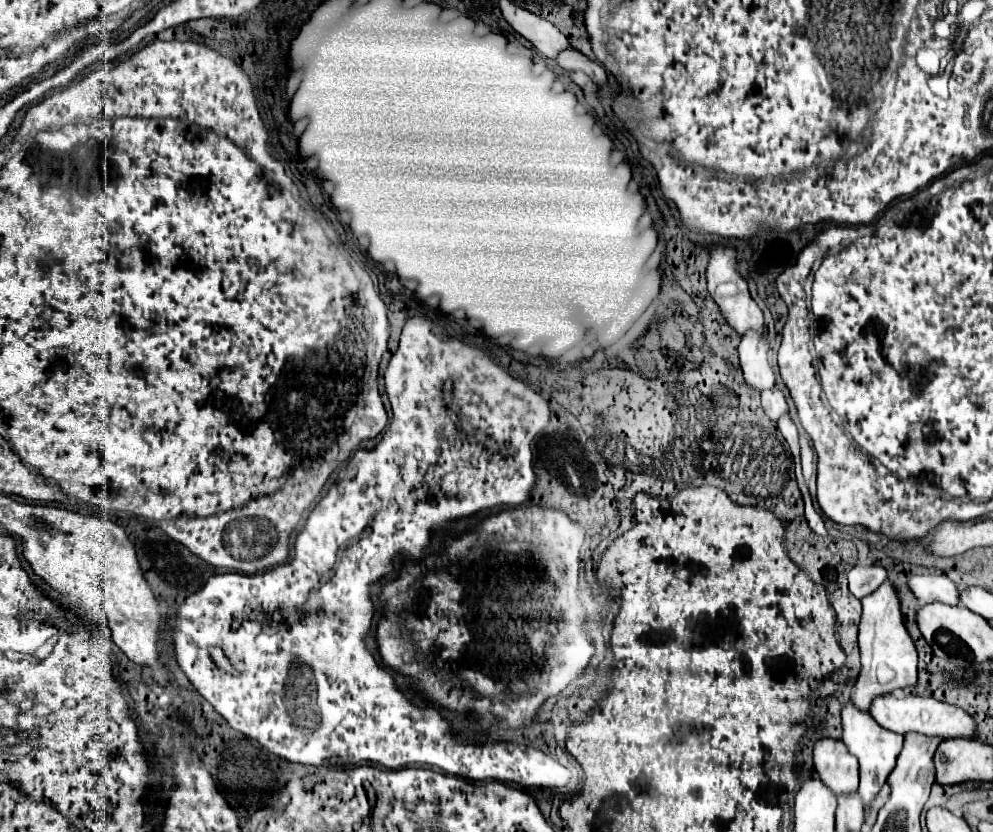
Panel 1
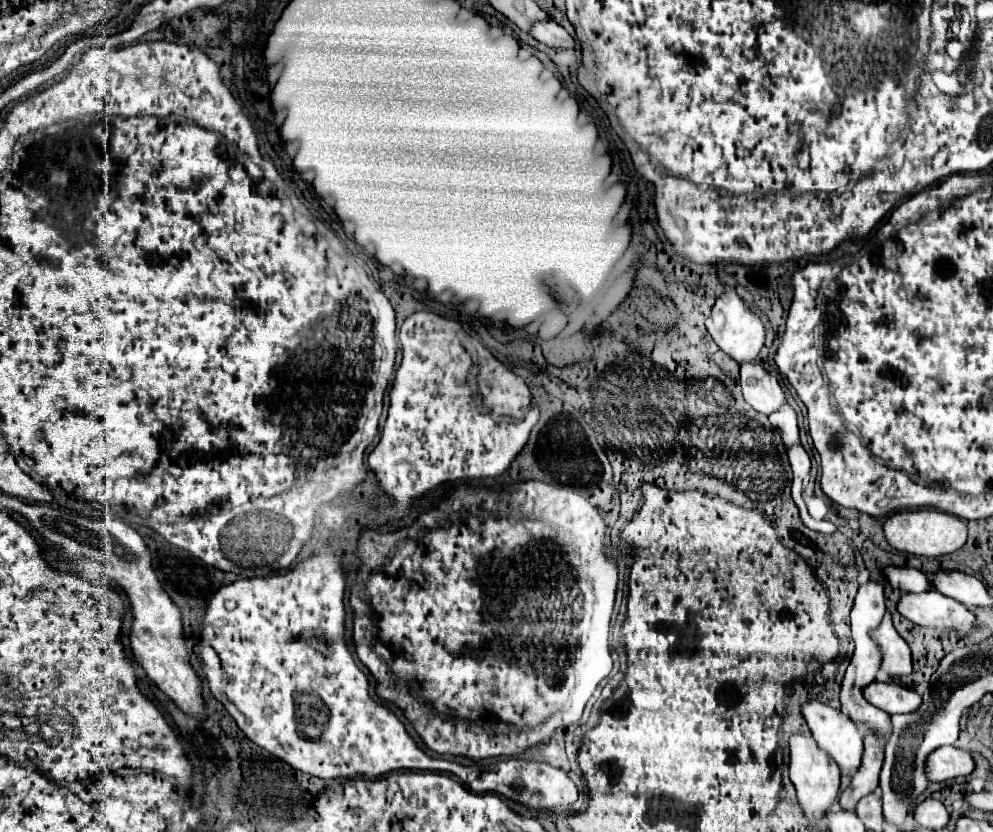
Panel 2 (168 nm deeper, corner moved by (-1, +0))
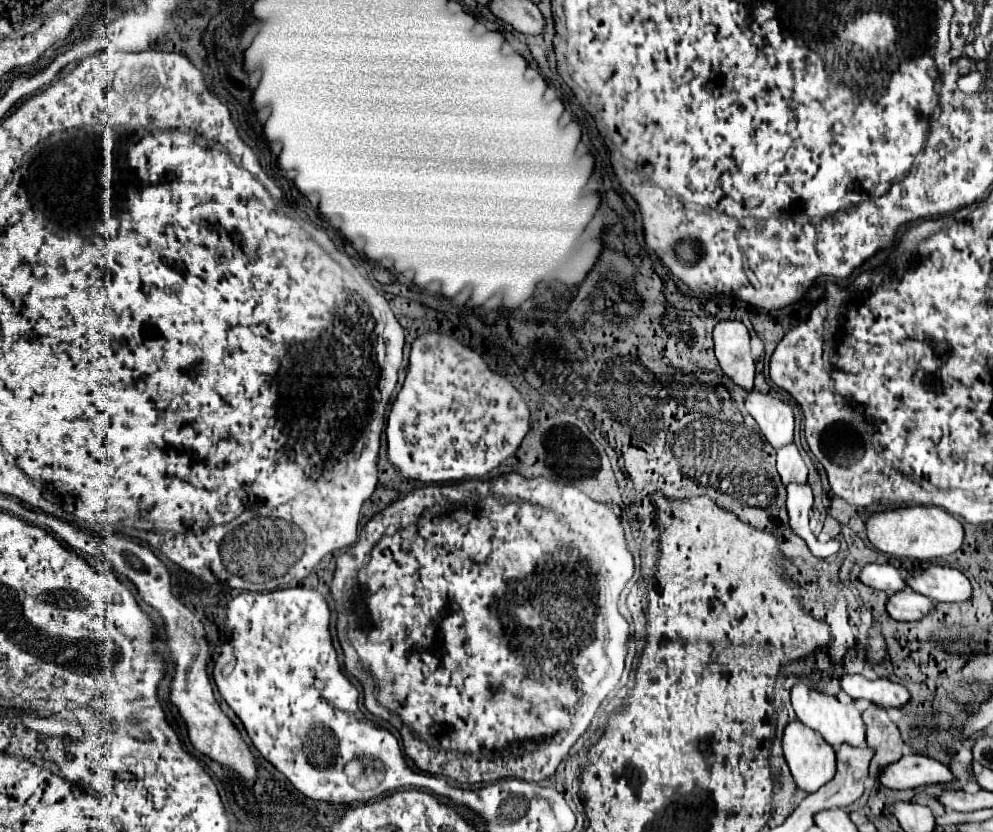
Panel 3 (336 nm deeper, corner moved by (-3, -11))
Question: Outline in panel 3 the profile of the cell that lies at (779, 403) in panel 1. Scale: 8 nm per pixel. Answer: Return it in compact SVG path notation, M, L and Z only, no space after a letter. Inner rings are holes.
M794 442L786 444L784 448L778 448L778 474L784 484L806 482L808 468Z

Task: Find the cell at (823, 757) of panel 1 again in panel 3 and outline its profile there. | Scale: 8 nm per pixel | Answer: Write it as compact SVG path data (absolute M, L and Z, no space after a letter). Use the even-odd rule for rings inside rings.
M796 684L792 688L792 706L794 706L794 712L796 712L798 720L802 724L806 724L808 728L820 732L820 736L824 736L824 740L834 750L840 748L840 744L862 746L866 742L866 728L864 728L864 722L860 718L860 710L854 706L854 702L844 704L838 698L816 692L816 690L812 690L812 688L804 686L804 684Z

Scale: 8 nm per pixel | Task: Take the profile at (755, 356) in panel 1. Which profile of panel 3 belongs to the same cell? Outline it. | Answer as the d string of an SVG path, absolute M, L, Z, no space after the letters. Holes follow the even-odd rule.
M754 388L746 390L744 398L746 410L756 420L762 430L762 436L774 446L786 446L794 436L794 412L784 400L758 392Z

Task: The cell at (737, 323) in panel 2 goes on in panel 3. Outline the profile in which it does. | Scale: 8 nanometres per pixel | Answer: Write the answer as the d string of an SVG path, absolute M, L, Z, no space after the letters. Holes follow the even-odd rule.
M722 320L714 326L712 332L714 338L714 350L716 350L716 358L722 366L722 370L742 388L752 388L754 386L754 360L750 354L750 334L748 328L738 322L738 320Z

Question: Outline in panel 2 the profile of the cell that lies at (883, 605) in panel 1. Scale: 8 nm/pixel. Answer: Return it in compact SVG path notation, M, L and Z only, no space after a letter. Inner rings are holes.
M886 613L882 627L874 631L874 639L882 649L882 671L888 677L902 677L912 673L912 657L908 643L896 633L890 613Z

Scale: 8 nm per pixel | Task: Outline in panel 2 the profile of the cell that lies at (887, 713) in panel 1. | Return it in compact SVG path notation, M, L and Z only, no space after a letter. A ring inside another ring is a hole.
M872 681L870 685L862 689L862 693L868 703L872 703L874 707L886 713L910 713L918 709L922 701L916 691L912 691L906 685L898 685L898 683Z

